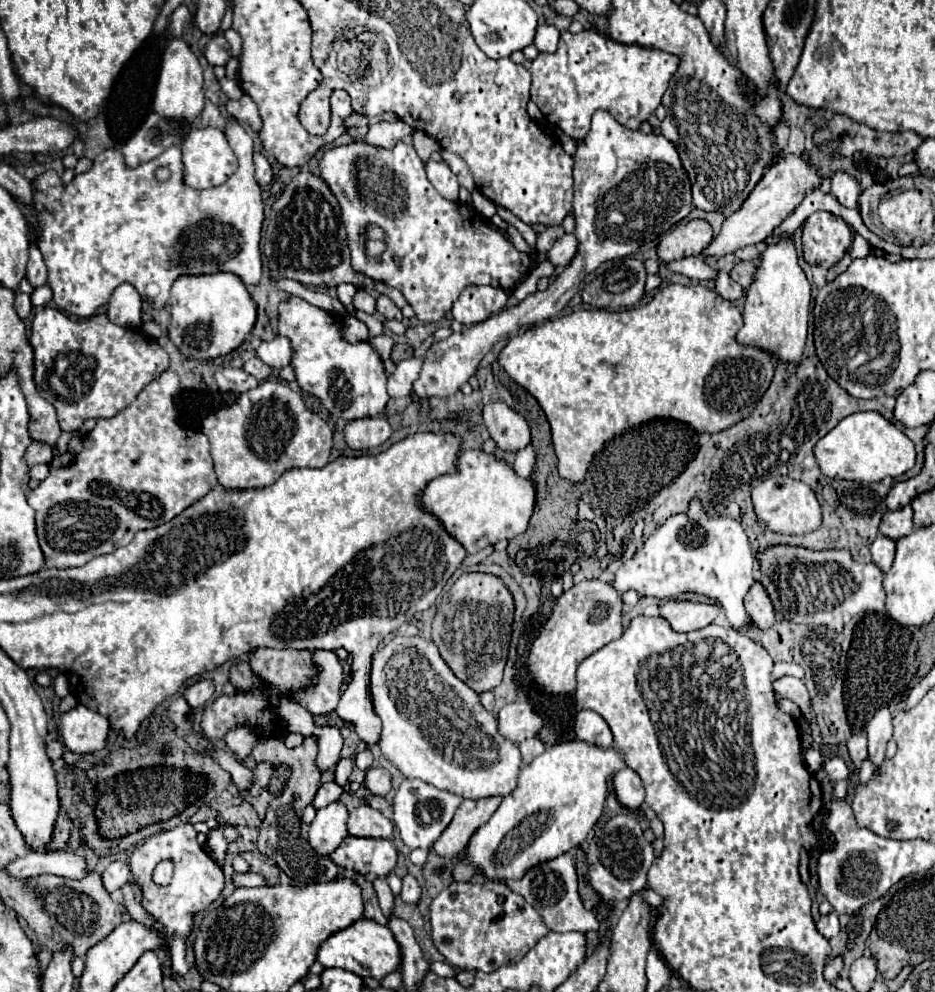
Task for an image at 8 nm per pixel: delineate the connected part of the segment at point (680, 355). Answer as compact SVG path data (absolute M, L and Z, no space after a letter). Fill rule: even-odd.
M669 284L669 286L661 288L651 302L647 302L645 306L639 306L639 308L621 310L621 312L609 312L609 310L597 310L597 308L595 310L579 310L579 312L571 312L567 316L549 320L541 326L533 326L525 334L515 336L501 350L499 364L517 384L521 384L525 390L529 390L537 398L541 410L545 412L549 426L551 426L551 434L553 434L555 454L557 454L557 460L559 460L559 476L563 480L569 480L569 482L583 482L585 474L589 470L589 464L593 462L593 456L599 450L603 450L603 444L607 444L615 436L625 434L627 430L631 430L639 424L645 424L645 422L651 422L651 420L677 420L677 422L691 426L699 434L701 432L717 434L717 432L733 426L737 420L747 418L771 384L775 360L771 358L771 354L763 354L761 350L755 350L755 348L749 348L749 346L739 346L735 342L735 334L741 326L743 326L741 312L735 308L735 304L723 300L717 292L705 288L703 284L697 284L697 286Z

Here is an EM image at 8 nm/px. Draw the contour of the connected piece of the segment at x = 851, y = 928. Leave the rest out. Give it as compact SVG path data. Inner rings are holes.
M863 908L853 912L847 922L847 948L853 948L855 938L859 938L861 934L861 926L863 926Z

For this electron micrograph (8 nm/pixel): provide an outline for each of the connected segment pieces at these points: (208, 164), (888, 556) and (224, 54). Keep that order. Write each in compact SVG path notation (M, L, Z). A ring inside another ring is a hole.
M199 128L191 132L185 142L181 144L183 150L183 166L185 166L185 184L191 188L213 188L223 184L235 170L237 170L237 158L227 142L225 132L219 128Z
M879 534L875 538L875 542L871 544L871 554L873 554L873 562L881 572L887 572L893 564L895 558L895 542L883 534Z
M213 36L205 48L205 58L211 66L227 66L231 60L231 46L223 36Z

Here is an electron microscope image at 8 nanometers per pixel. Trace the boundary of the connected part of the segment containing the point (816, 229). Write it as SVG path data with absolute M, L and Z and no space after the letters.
M813 212L803 222L803 258L811 266L831 268L851 246L851 230L843 218L829 212Z

